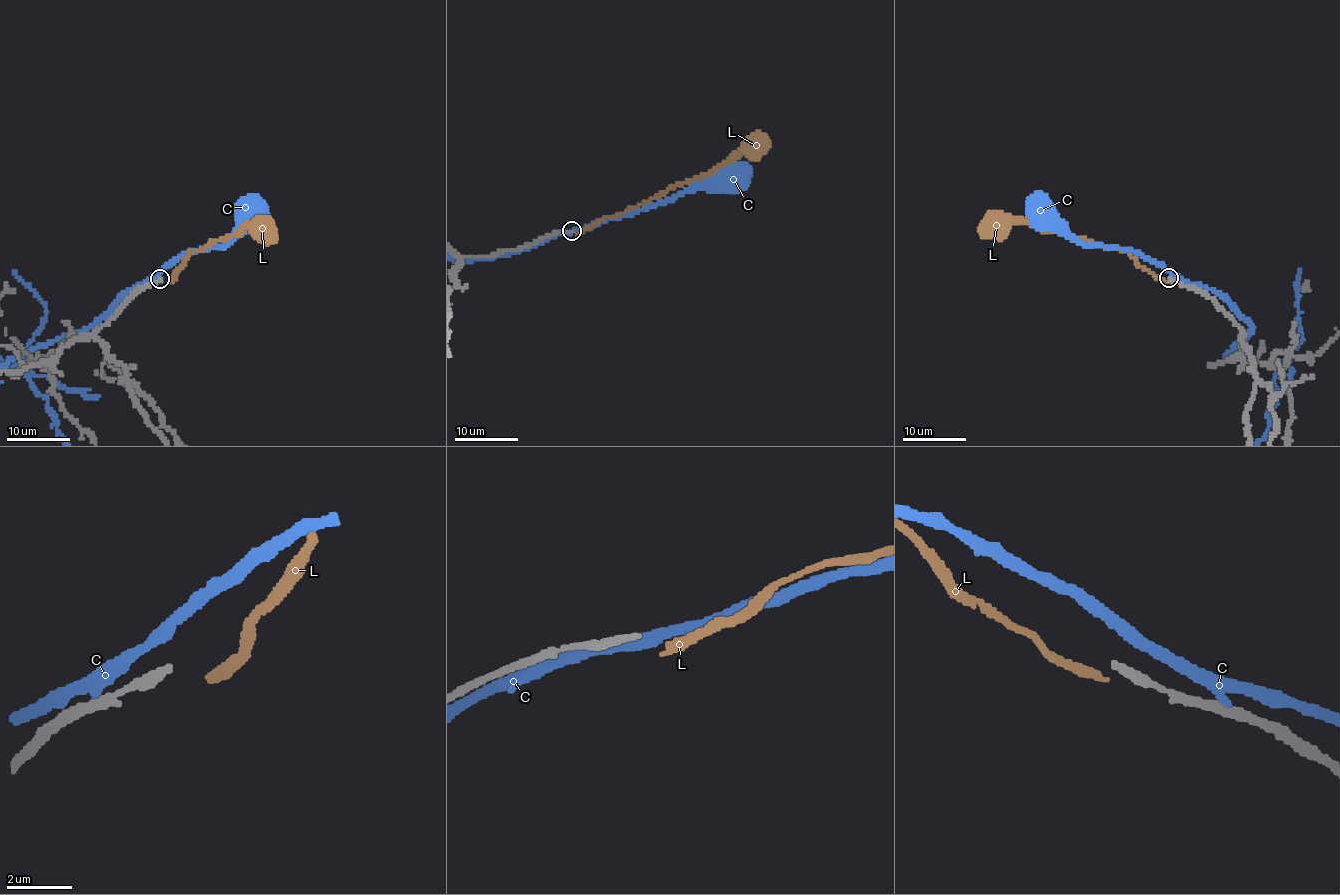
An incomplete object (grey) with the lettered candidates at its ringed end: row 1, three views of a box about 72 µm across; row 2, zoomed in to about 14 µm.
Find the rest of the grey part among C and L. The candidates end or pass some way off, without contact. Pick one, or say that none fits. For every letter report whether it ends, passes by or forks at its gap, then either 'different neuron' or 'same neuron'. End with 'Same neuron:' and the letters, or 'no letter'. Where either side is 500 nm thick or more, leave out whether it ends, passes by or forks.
C: it passes by | different neuron
L: it ends | different neuron
Same neuron: no letter

